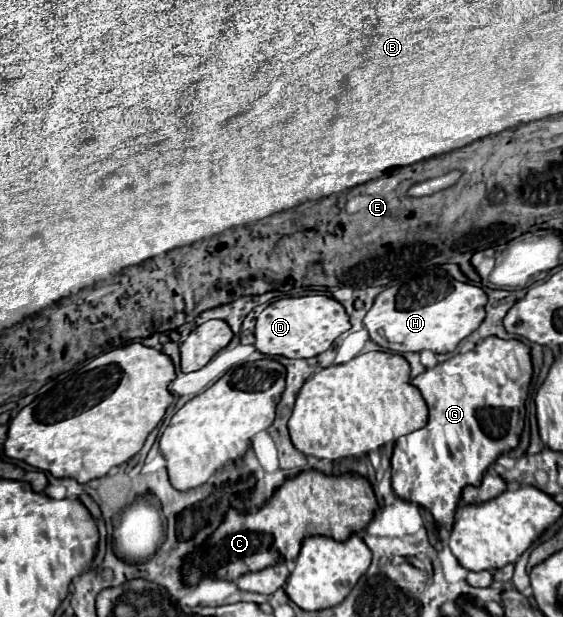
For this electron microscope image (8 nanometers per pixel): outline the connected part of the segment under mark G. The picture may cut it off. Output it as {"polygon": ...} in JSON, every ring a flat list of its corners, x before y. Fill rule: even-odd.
{"polygon":[[489,336,475,350,457,354,413,378,413,386,419,388,429,406,429,422,425,428,401,436,395,444,391,458,395,494,421,504,449,530,461,490,469,484,481,484,483,472,499,454,519,446,531,376,529,346]]}

